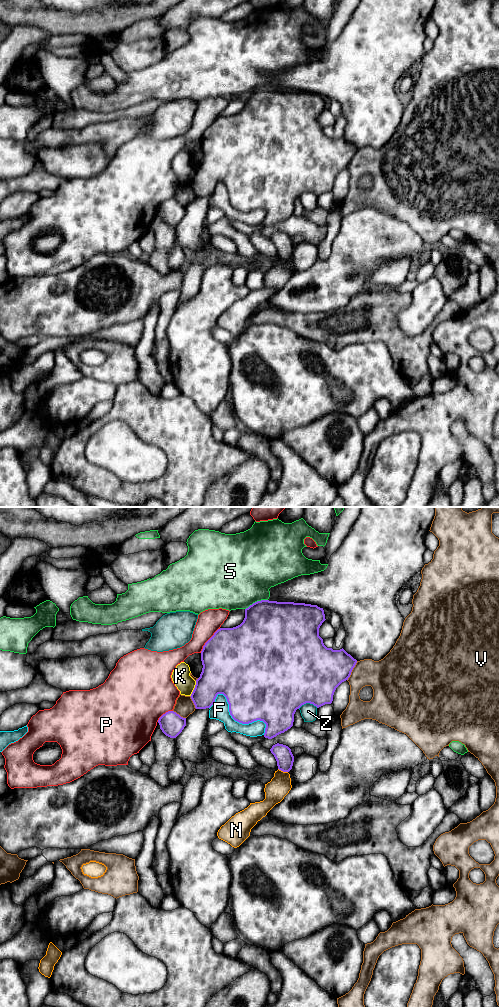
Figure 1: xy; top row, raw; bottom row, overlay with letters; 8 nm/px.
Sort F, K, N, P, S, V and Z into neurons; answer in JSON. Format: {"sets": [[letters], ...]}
{"sets": [["F"], ["K"], ["N"], ["P"], ["S"], ["V"], ["Z"]]}

